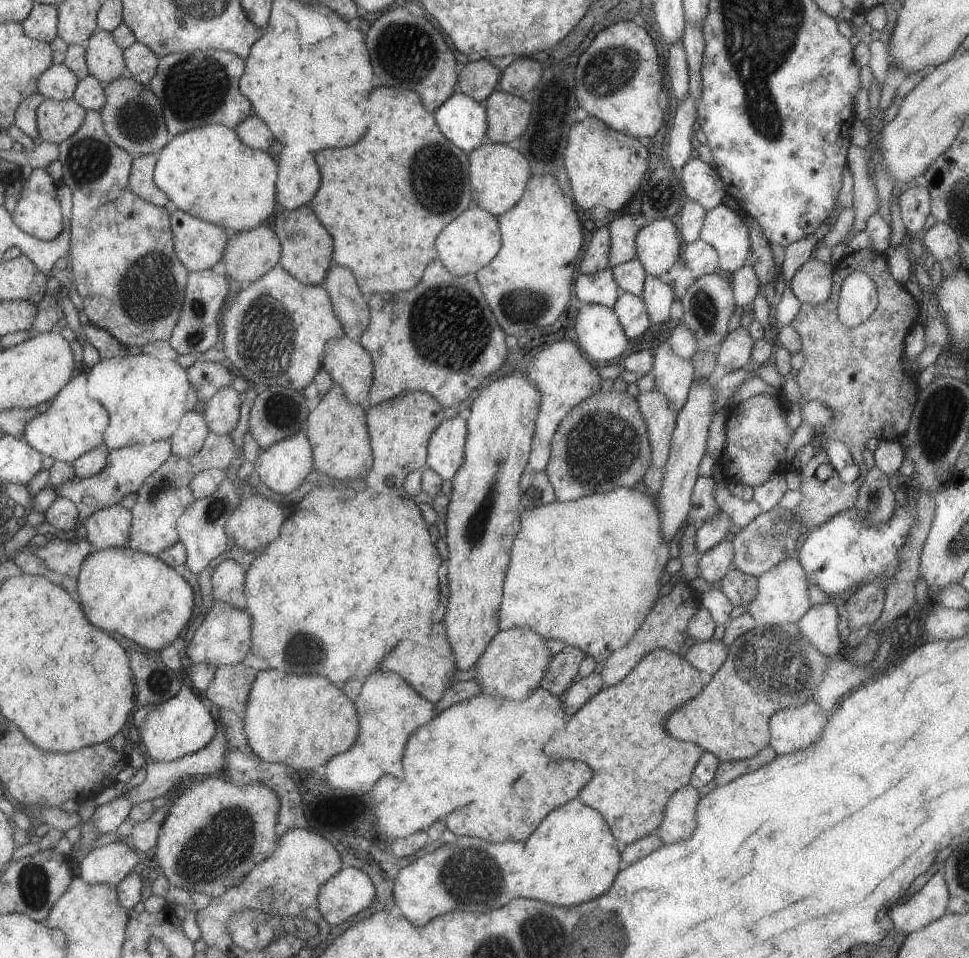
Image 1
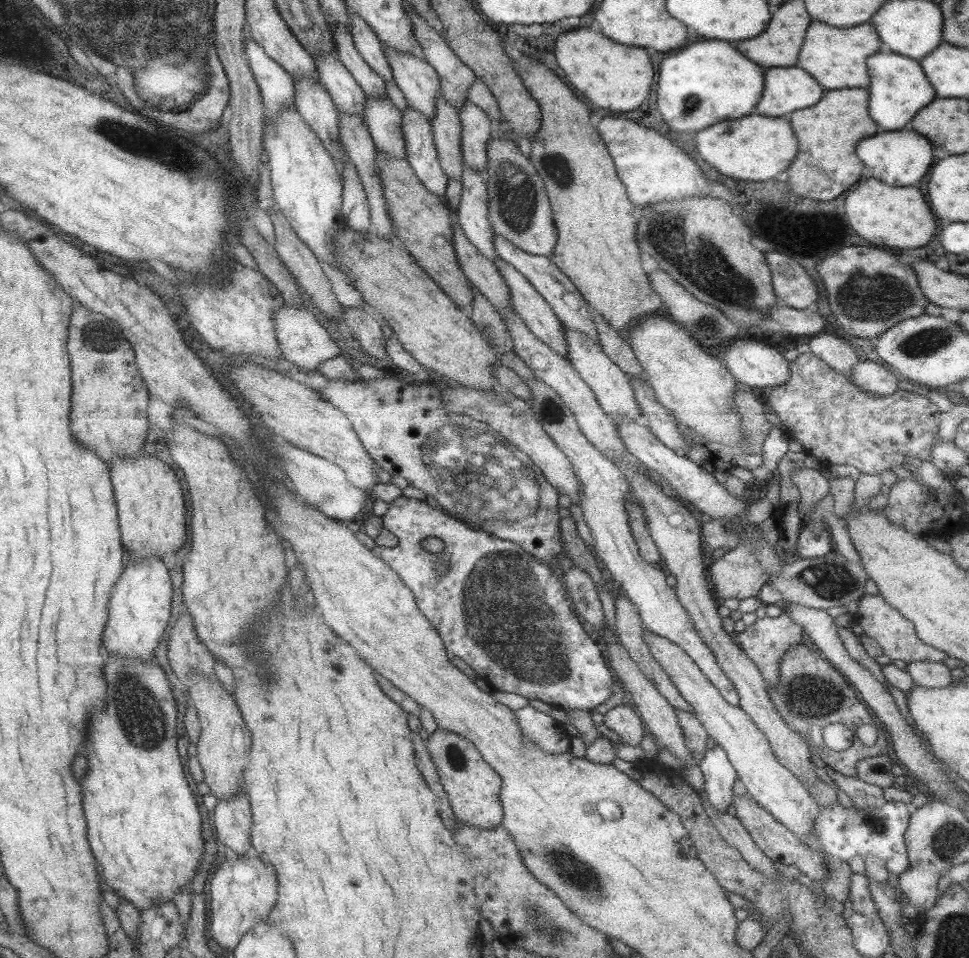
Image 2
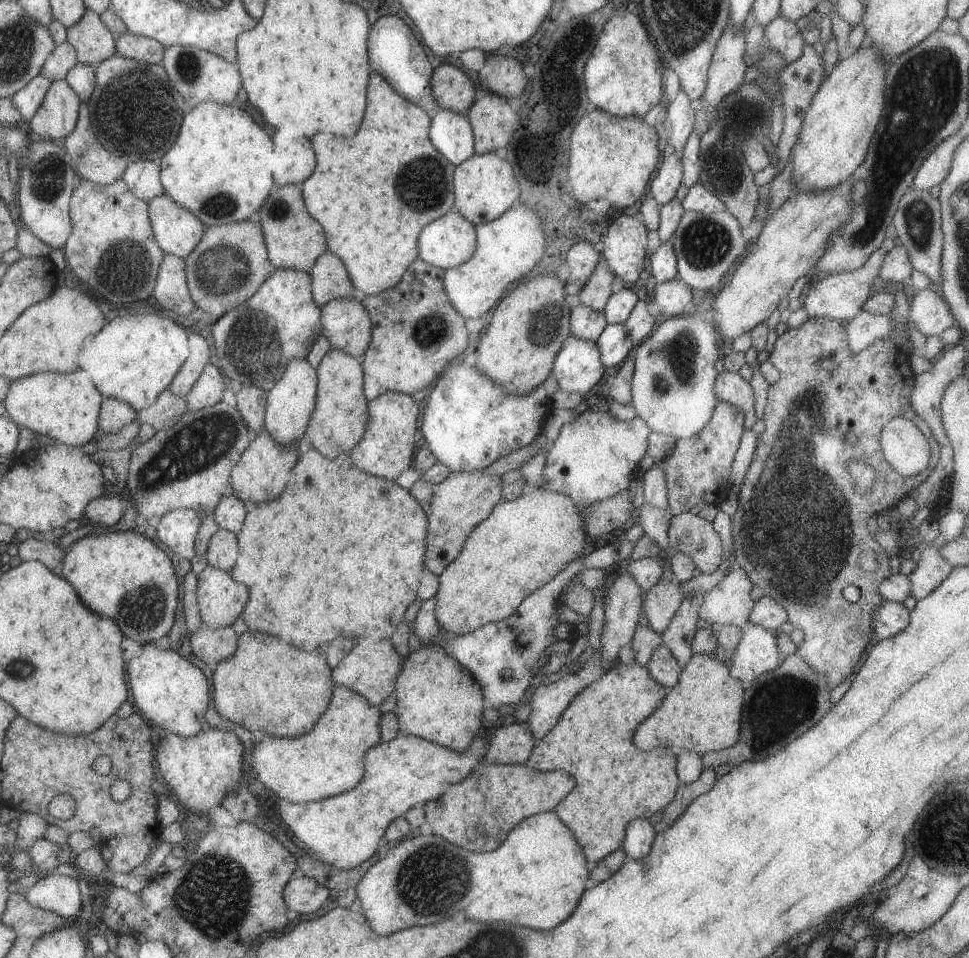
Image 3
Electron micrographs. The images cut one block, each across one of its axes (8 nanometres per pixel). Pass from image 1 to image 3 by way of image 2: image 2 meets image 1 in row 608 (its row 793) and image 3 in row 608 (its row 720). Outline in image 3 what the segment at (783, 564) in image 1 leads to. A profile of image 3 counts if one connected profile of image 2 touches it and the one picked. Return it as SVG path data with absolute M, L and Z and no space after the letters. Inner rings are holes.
M732 565L725 573L721 581L704 594L703 602L697 609L698 618L707 622L708 625L733 625L738 629L748 621L749 613L754 605L751 598L753 584L744 570L736 565Z

